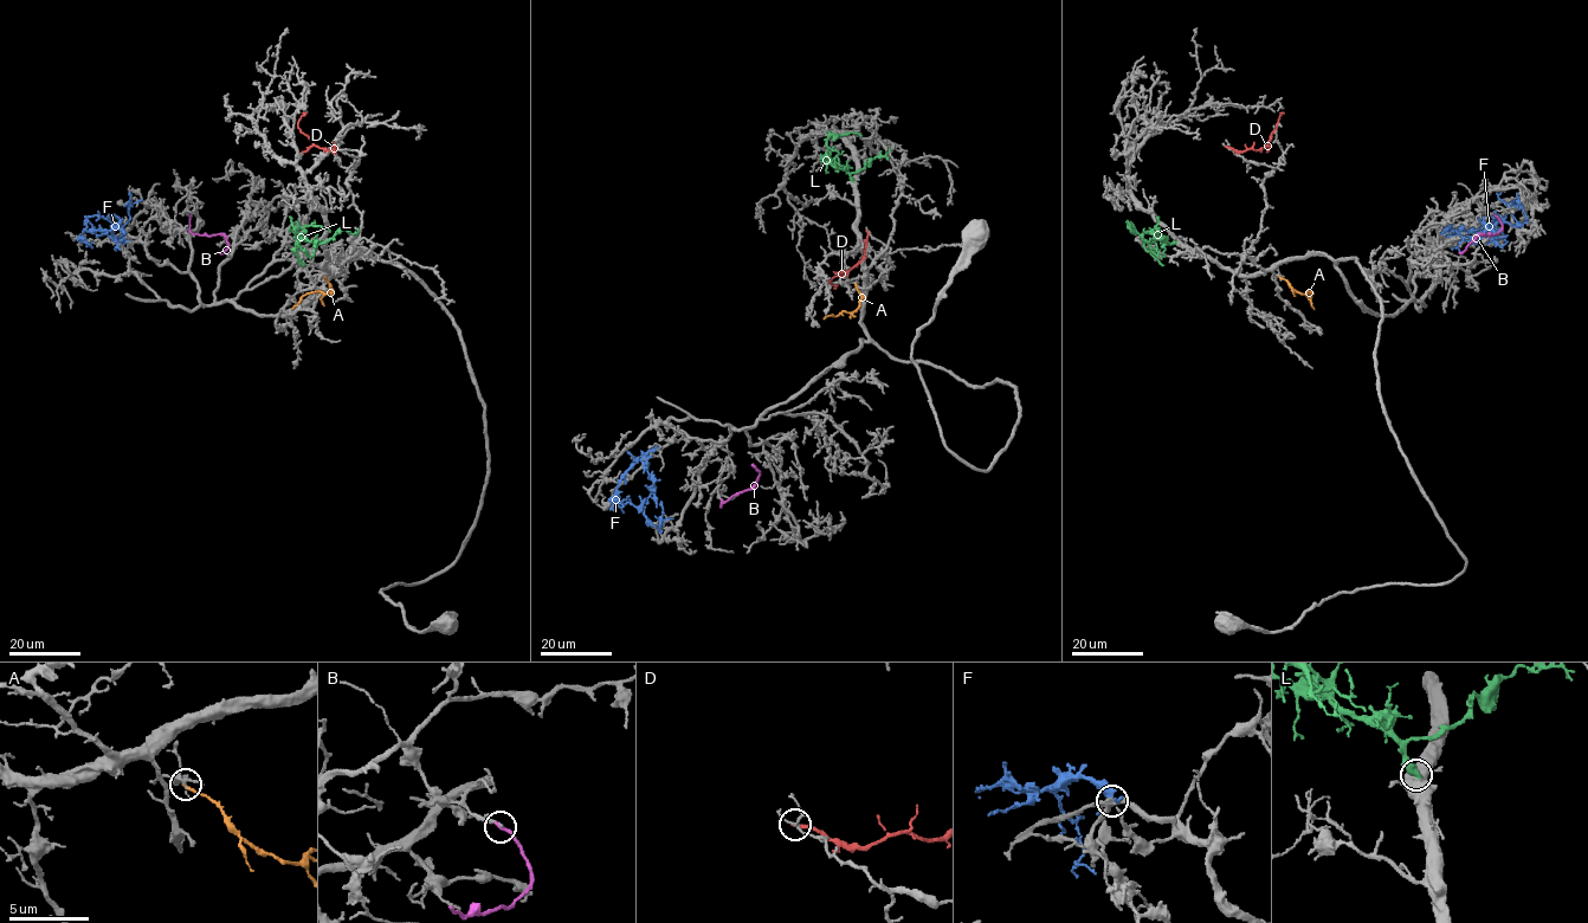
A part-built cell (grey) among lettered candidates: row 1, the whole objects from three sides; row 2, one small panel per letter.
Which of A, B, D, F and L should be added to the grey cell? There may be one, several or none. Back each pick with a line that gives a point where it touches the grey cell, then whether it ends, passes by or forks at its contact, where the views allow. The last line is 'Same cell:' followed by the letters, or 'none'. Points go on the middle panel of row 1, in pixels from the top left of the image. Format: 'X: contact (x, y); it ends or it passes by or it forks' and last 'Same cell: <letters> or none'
L: contact (853, 180); it ends
Same cell: L

